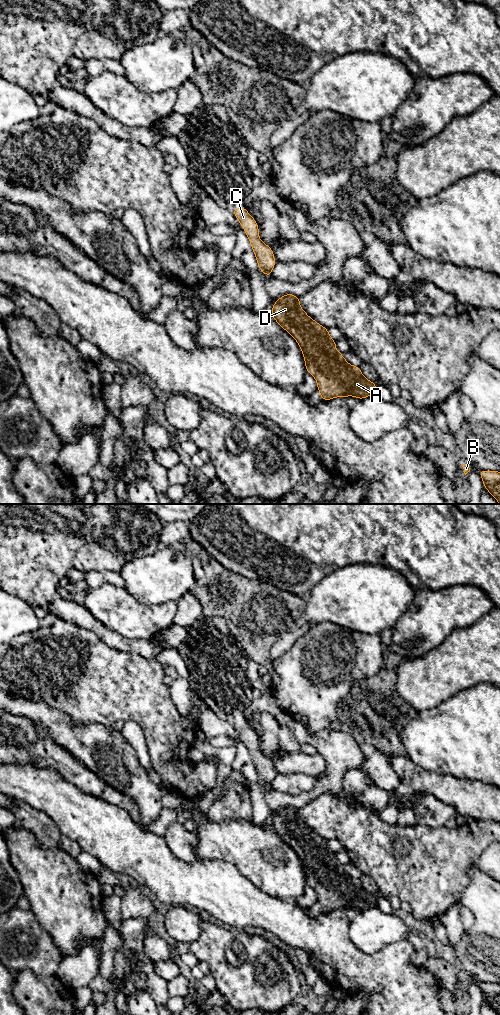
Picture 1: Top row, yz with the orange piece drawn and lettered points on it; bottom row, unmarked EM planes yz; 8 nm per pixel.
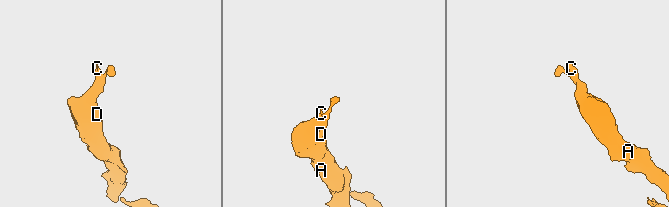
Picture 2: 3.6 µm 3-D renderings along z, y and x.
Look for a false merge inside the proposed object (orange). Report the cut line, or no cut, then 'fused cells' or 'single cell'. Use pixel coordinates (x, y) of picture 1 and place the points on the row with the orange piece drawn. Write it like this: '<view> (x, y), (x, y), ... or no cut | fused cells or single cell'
no cut | single cell

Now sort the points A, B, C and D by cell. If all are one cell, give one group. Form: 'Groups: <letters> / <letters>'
Groups: A B C D

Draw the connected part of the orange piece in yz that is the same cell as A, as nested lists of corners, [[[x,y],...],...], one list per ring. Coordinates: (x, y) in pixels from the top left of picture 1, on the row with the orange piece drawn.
[[[291,293],[281,296],[272,305],[271,317],[298,343],[304,356],[306,371],[316,379],[317,390],[321,394],[322,401],[348,396],[355,396],[358,400],[363,400],[375,395],[378,385],[367,380],[359,366],[349,364],[344,359],[344,355],[336,350],[336,341],[329,335],[328,328],[307,315],[300,307],[300,297]]]

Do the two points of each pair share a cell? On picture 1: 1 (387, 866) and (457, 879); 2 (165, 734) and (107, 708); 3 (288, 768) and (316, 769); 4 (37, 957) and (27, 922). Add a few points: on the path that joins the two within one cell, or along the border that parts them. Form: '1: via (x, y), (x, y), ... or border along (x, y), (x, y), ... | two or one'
1: via (404, 868), (427, 869), (433, 875), (440, 876) | one
2: via (151, 720), (139, 708), (121, 708) | one
3: via (295, 767), (309, 767) | one
4: via (32, 948), (27, 943), (27, 931) | one

